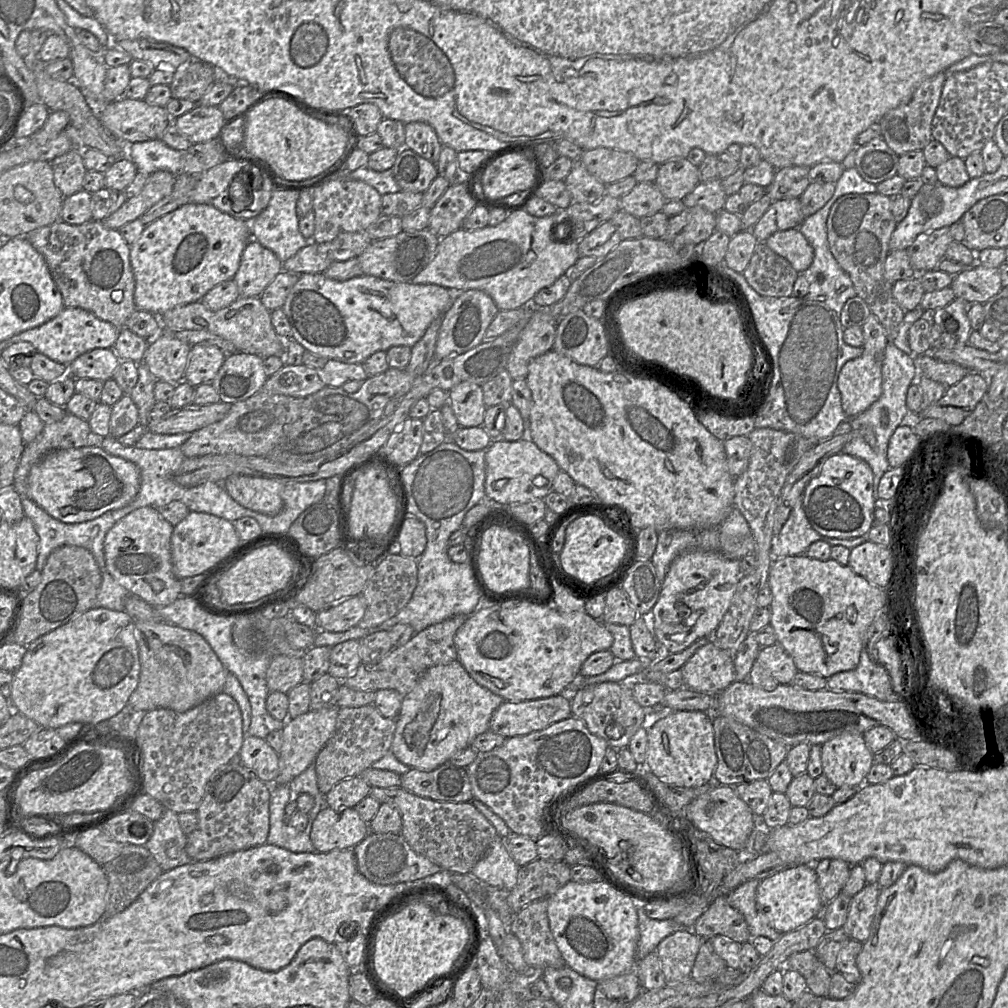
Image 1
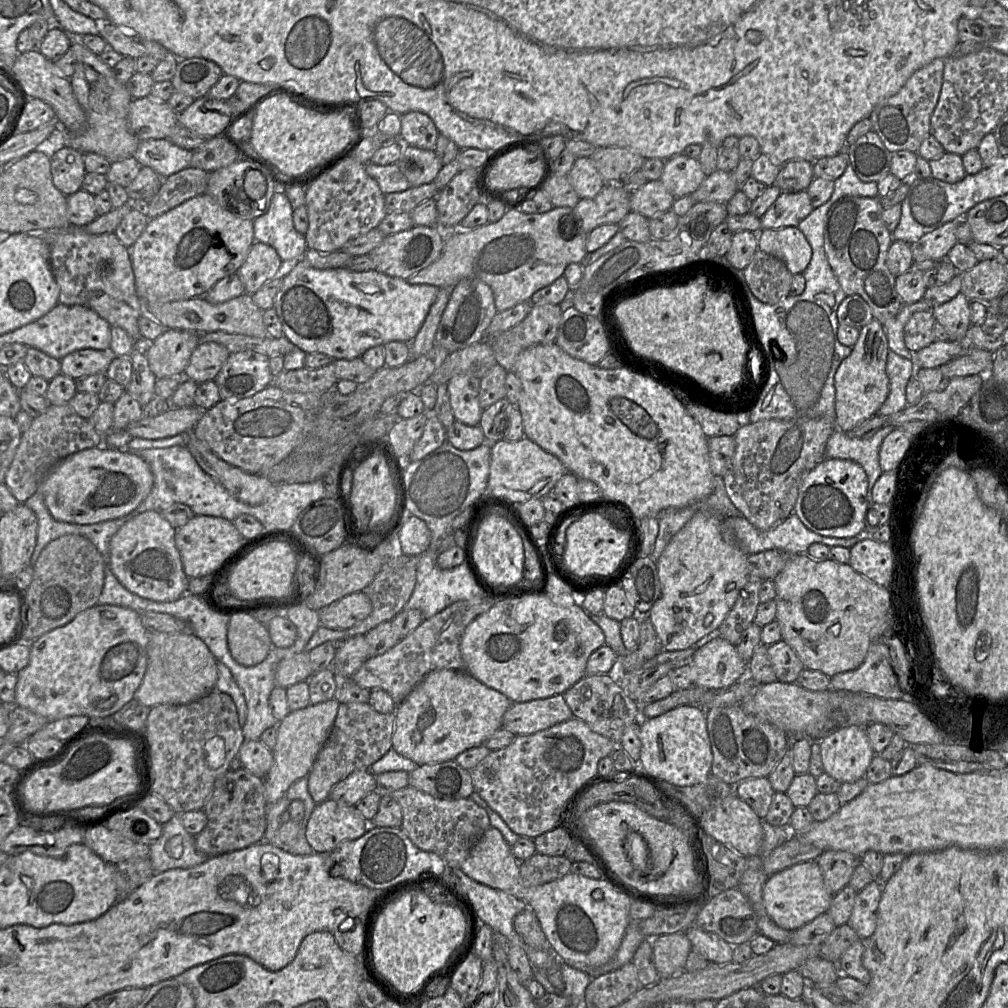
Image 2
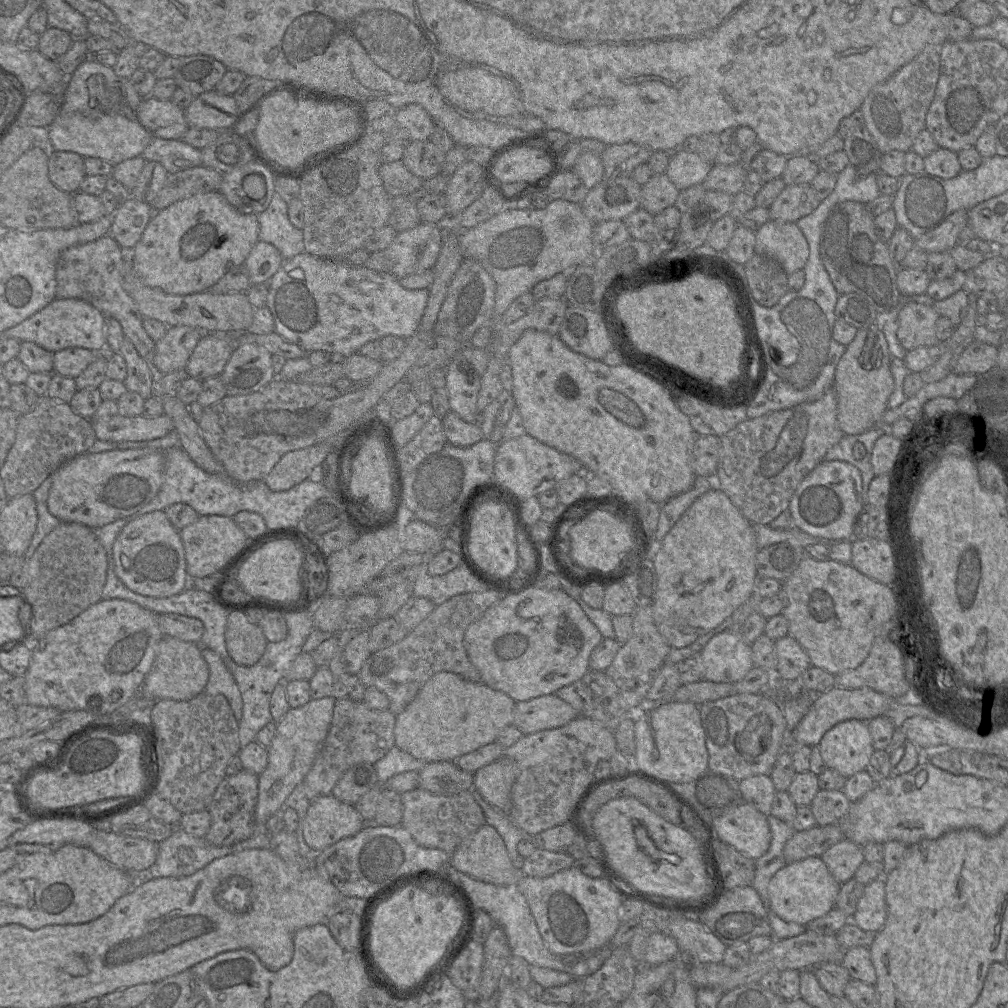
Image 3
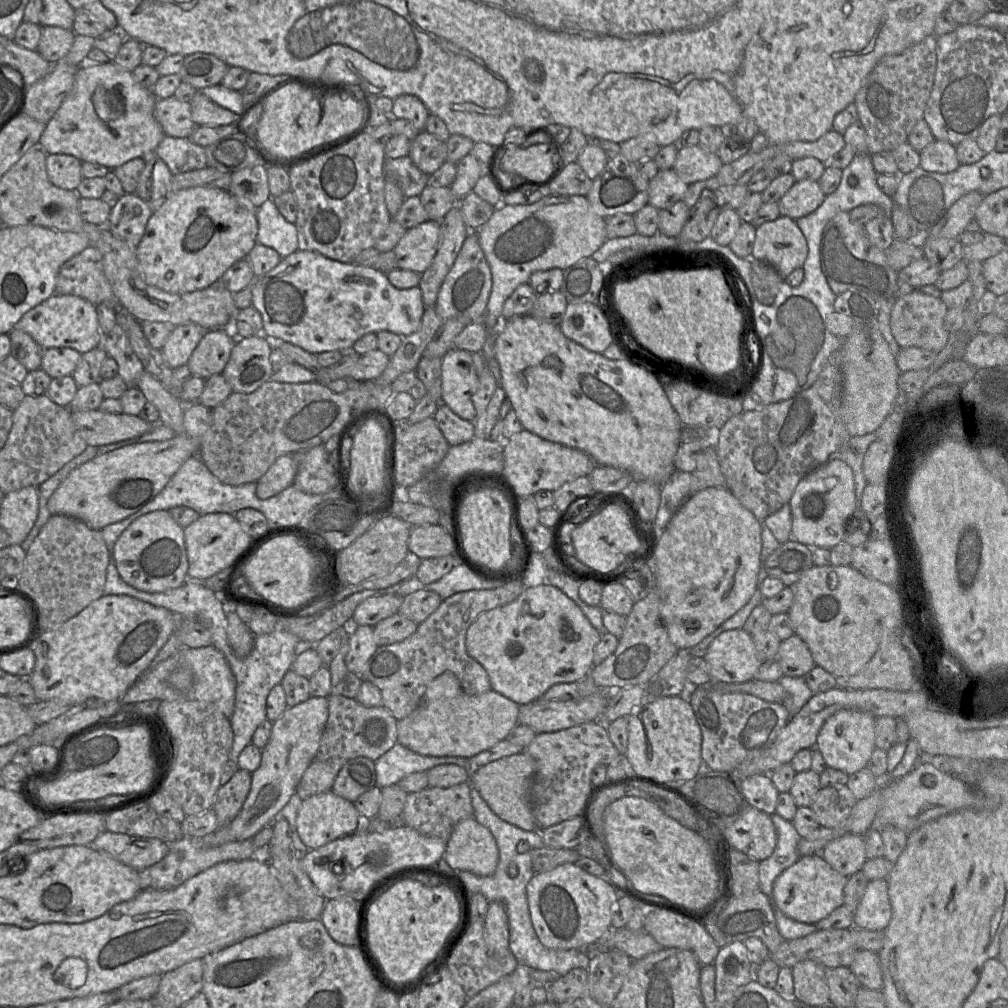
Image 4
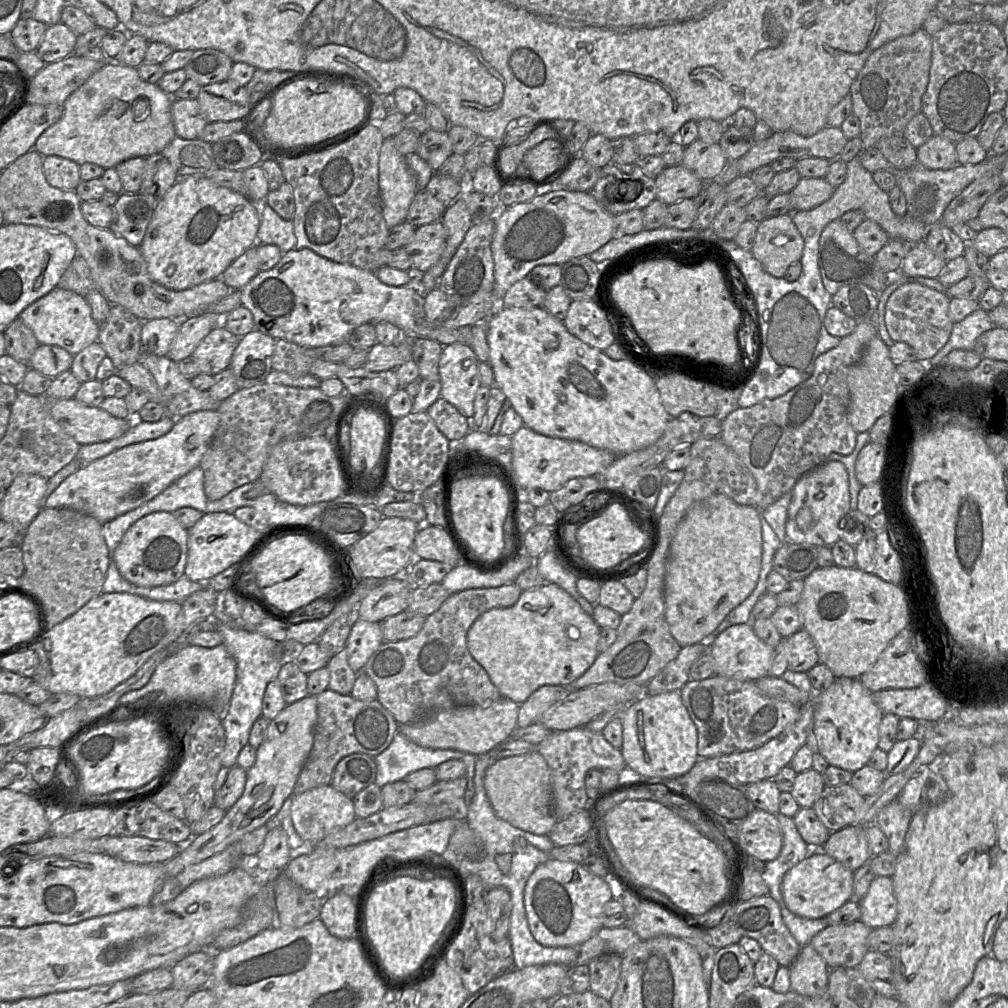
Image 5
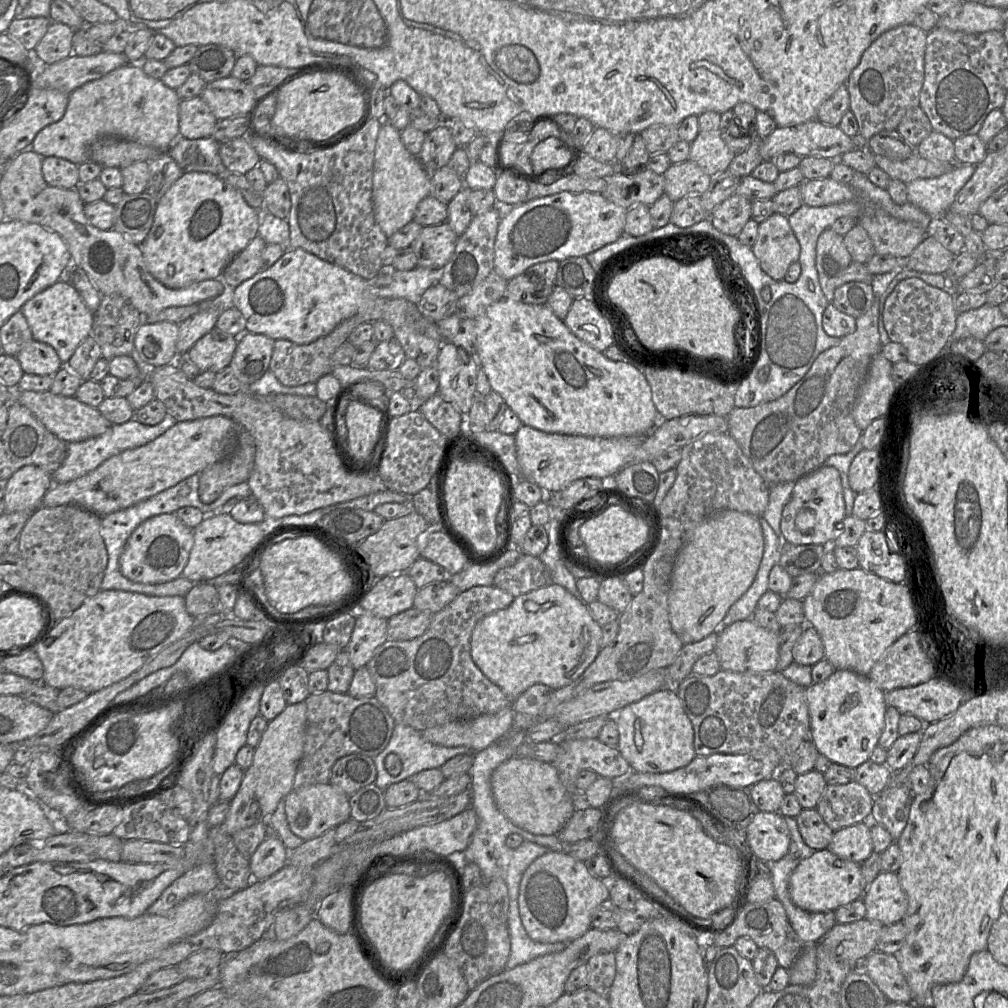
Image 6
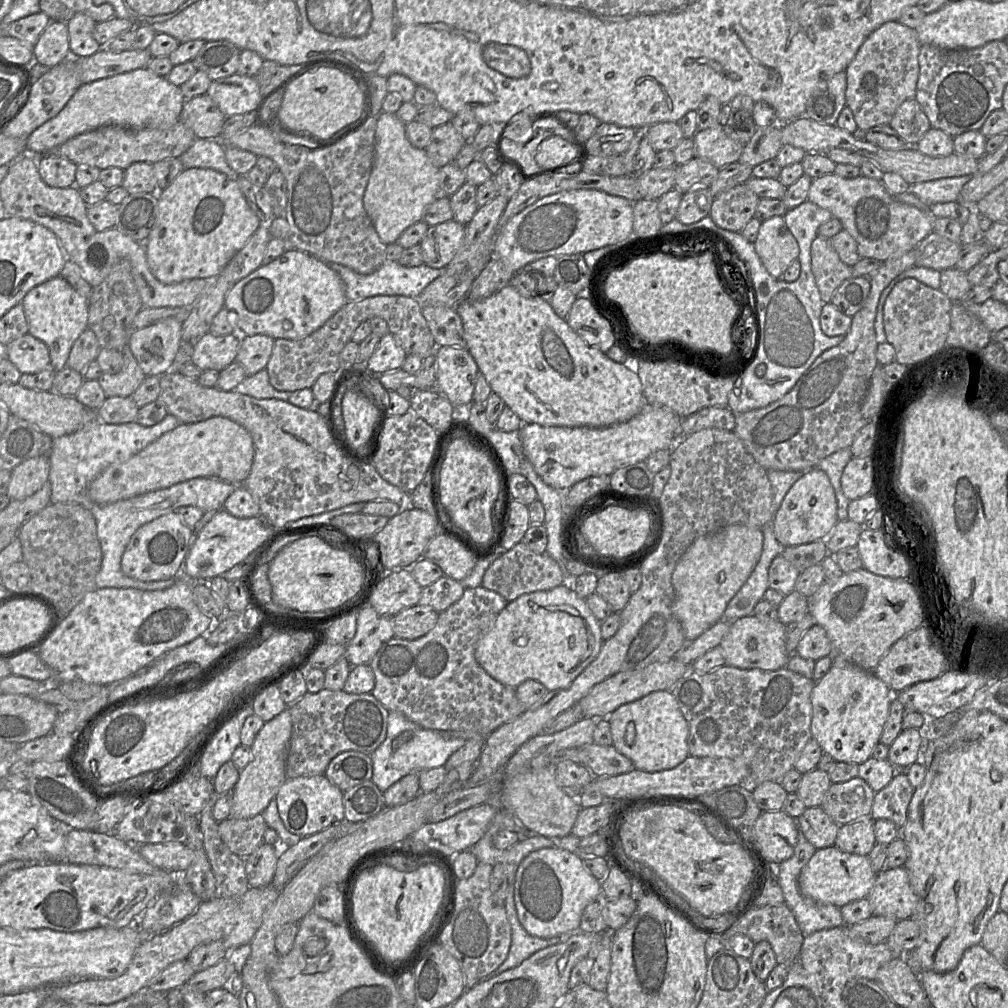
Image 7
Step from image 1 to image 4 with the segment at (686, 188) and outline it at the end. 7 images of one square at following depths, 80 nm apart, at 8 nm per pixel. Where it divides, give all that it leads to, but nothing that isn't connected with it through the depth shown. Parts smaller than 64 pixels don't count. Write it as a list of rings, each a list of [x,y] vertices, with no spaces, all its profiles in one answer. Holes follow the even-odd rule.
[[[699,145],[679,148],[673,170],[688,185],[715,177],[722,161],[716,153],[703,150]]]

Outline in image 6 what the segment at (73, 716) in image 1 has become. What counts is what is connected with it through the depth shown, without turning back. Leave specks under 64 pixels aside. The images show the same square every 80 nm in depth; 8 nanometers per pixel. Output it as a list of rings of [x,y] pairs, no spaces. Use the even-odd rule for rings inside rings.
[[[100,590],[70,616],[58,620],[34,649],[44,668],[42,683],[57,689],[71,686],[96,692],[137,671],[194,624],[182,596]]]

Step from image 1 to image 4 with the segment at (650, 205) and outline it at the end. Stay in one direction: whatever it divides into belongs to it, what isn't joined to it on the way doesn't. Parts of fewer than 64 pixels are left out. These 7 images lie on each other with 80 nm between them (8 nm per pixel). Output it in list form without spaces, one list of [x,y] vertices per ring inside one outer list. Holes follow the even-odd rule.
[[[673,169],[659,171],[649,181],[648,204],[658,210],[669,208],[682,200],[689,186]]]

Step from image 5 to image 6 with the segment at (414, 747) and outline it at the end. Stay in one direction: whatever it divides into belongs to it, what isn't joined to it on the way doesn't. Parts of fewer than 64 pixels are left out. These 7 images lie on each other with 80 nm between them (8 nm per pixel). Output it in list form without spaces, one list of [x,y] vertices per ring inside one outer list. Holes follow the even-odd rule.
[[[396,723],[388,745],[378,755],[372,757],[377,771],[374,783],[382,791],[385,791],[390,785],[409,779],[420,771],[442,767],[444,763],[456,755],[471,754],[474,756],[474,753],[465,746],[446,747],[433,744],[422,737],[421,731],[408,725]],[[390,753],[398,755],[402,764],[400,772],[399,769],[397,771],[391,771],[389,767],[388,770],[386,769],[385,759]]]

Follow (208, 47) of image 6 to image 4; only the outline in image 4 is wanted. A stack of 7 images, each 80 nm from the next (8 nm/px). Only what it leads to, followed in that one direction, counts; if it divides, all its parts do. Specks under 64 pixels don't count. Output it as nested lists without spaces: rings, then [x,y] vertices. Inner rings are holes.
[[[196,52],[184,57],[180,72],[181,80],[196,89],[220,84],[229,66],[210,53]]]

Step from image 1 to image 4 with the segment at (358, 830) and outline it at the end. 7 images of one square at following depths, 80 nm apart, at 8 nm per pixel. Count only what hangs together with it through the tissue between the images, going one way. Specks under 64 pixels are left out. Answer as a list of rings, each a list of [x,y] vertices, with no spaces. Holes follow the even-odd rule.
[[[330,790],[303,800],[296,818],[296,827],[302,842],[309,849],[316,849],[358,831],[362,821],[353,802]]]

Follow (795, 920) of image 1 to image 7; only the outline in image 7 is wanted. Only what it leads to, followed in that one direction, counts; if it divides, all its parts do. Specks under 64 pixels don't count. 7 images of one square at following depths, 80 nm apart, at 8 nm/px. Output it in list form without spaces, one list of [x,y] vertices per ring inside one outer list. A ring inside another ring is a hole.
[[[833,845],[815,851],[801,870],[798,884],[805,897],[841,908],[851,902],[867,898],[874,885],[876,875],[877,873],[871,868],[868,856],[846,853]]]

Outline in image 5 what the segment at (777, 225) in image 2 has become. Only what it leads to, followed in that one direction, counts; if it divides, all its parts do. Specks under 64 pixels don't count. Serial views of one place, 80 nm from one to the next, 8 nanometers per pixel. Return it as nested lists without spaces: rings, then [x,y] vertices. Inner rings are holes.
[[[801,178],[789,193],[793,211],[811,210],[828,201],[834,191],[835,188],[824,178]]]

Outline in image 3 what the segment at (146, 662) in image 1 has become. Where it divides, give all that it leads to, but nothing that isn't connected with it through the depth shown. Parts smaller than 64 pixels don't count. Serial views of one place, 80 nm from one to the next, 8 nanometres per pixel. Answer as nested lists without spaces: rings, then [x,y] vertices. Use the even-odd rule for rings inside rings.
[[[163,636],[155,647],[155,659],[139,687],[139,693],[154,700],[189,700],[202,693],[209,678],[209,668],[203,659],[201,645]]]

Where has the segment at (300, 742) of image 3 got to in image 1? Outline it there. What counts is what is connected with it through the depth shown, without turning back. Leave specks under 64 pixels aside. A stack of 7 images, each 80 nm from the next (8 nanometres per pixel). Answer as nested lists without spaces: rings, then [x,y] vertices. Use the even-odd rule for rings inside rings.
[[[336,706],[320,710],[309,710],[302,715],[286,720],[281,730],[283,743],[279,752],[280,772],[275,779],[275,784],[289,784],[315,761],[318,753],[335,732],[338,713],[339,707]]]

